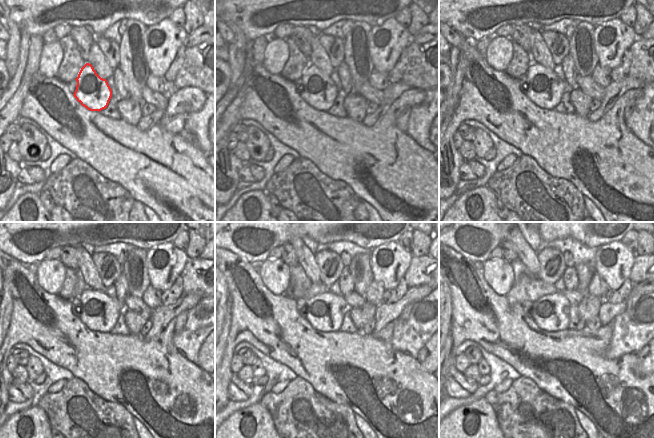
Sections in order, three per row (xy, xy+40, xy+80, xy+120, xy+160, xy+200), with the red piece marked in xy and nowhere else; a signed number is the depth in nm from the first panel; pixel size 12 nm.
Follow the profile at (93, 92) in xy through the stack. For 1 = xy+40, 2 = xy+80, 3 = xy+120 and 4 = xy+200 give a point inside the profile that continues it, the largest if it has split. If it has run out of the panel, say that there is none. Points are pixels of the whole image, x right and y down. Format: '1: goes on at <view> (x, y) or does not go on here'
1: goes on at xy+40 (319, 92)
2: goes on at xy+80 (545, 90)
3: goes on at xy+120 (100, 312)
4: goes on at xy+200 (551, 312)

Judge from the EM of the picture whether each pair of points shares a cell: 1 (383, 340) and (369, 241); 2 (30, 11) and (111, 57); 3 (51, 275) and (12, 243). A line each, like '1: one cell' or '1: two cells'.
1: two cells
2: two cells
3: two cells

